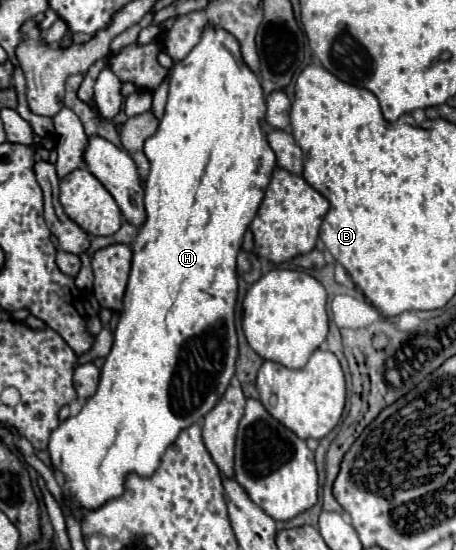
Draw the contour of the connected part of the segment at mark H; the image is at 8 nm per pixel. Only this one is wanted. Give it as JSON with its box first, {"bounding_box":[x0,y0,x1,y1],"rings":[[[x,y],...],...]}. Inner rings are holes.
{"bounding_box":[49,24,275,510],"rings":[[[211,24],[205,26],[199,44],[181,60],[175,64],[173,68],[173,76],[171,76],[171,84],[169,84],[169,98],[167,98],[167,106],[165,106],[165,114],[159,122],[157,132],[145,142],[145,156],[151,162],[151,172],[149,178],[145,182],[145,212],[147,212],[147,222],[141,224],[137,236],[135,236],[135,244],[133,244],[133,264],[131,264],[131,276],[129,276],[129,284],[127,284],[127,292],[125,292],[125,304],[123,304],[123,312],[115,330],[115,342],[113,348],[109,352],[109,356],[105,358],[105,364],[101,368],[101,380],[99,380],[99,388],[95,392],[93,398],[87,400],[87,404],[83,406],[83,410],[77,416],[67,418],[65,422],[61,422],[49,438],[49,454],[51,454],[51,462],[53,468],[59,468],[65,474],[65,486],[69,490],[69,502],[71,508],[77,510],[79,506],[83,508],[99,508],[101,504],[105,504],[111,498],[117,498],[123,494],[123,482],[125,476],[129,472],[135,472],[139,476],[151,476],[157,466],[159,460],[163,456],[163,452],[167,450],[167,446],[177,438],[177,434],[199,422],[213,406],[215,402],[223,396],[223,392],[227,390],[233,374],[235,374],[235,362],[239,356],[237,350],[237,334],[235,334],[235,302],[237,302],[237,268],[235,268],[235,258],[237,252],[241,250],[241,242],[243,242],[243,234],[249,228],[261,200],[263,200],[263,192],[269,184],[271,172],[275,168],[275,152],[269,148],[267,142],[267,122],[265,122],[265,94],[261,88],[261,82],[257,78],[257,74],[245,64],[243,56],[241,56],[241,48],[239,48],[239,40],[231,34],[225,32],[223,28],[215,28]]]}

